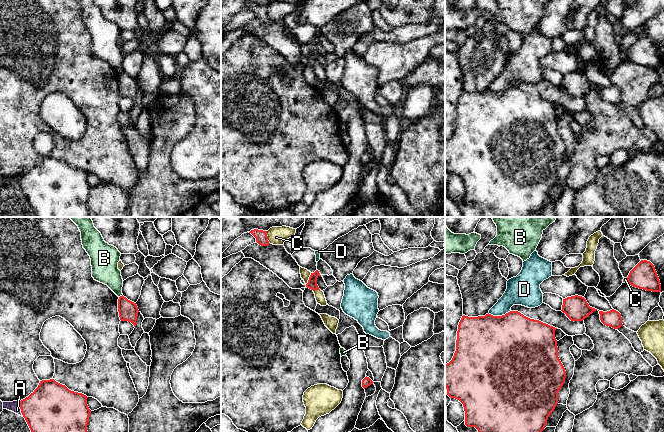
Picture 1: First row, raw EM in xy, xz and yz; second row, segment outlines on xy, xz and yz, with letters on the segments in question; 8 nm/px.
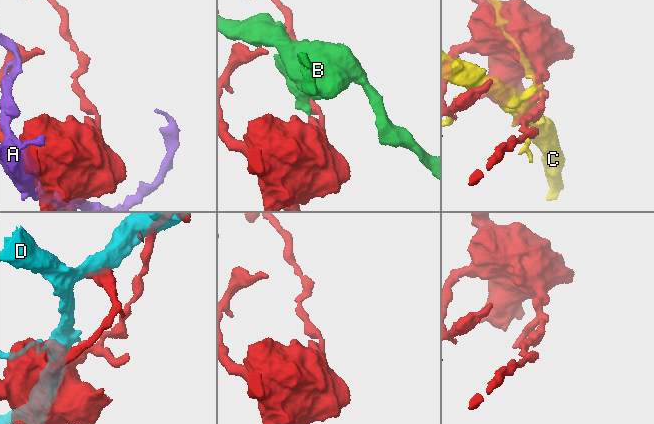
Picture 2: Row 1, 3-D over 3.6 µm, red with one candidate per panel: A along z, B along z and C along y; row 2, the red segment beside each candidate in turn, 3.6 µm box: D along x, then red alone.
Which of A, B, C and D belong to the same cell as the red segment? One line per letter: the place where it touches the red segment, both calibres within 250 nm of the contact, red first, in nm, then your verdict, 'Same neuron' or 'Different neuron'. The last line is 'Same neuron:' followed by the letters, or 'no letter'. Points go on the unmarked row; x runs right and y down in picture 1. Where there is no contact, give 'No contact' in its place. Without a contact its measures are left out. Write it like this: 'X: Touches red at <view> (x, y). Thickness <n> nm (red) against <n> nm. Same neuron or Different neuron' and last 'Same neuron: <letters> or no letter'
A: Touches red at xy (20, 184). Thickness 420 nm (red) against 90 nm. Different neuron
B: Touches red at xy (120, 72). Thickness 160 nm (red) against 220 nm. Different neuron
C: Touches red at xz (267, 13). Thickness 100 nm (red) against 140 nm. Different neuron
D: Touches red at yz (499, 92). Thickness 500 nm (red) against 200 nm. Different neuron
Same neuron: no letter

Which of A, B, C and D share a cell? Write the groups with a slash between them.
A / B / C / D

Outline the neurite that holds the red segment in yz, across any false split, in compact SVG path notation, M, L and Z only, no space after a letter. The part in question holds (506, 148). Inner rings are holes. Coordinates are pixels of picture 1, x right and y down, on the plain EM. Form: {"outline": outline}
{"outline": "M510 87L502 92L468 93L463 91L457 107L456 127L452 136L445 140L445 163L450 174L459 176L465 187L465 201L475 203L486 217L529 217L533 212L539 213L544 206L548 193L558 180L558 168L565 159L566 147L558 133L555 106L557 104L539 96L530 95L518 87Z"}

